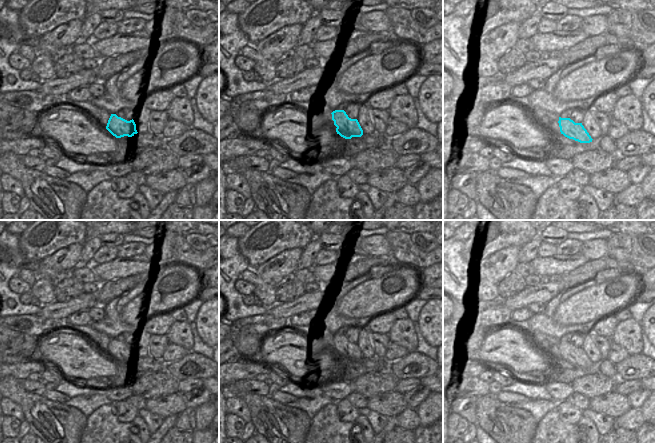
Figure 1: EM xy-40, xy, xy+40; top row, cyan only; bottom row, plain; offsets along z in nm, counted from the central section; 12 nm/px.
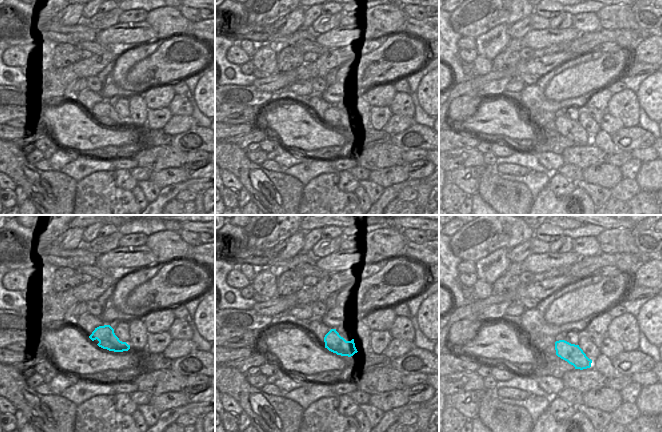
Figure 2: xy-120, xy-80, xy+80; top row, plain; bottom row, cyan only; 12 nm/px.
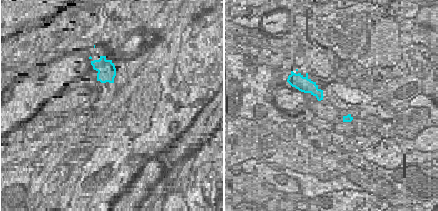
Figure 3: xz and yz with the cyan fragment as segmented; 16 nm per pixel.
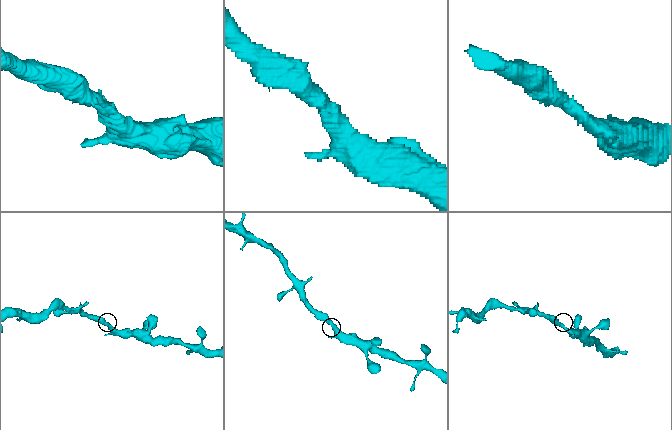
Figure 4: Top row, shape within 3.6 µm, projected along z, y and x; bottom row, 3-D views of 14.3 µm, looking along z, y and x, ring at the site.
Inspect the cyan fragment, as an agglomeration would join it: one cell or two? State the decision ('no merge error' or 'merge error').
no merge error

